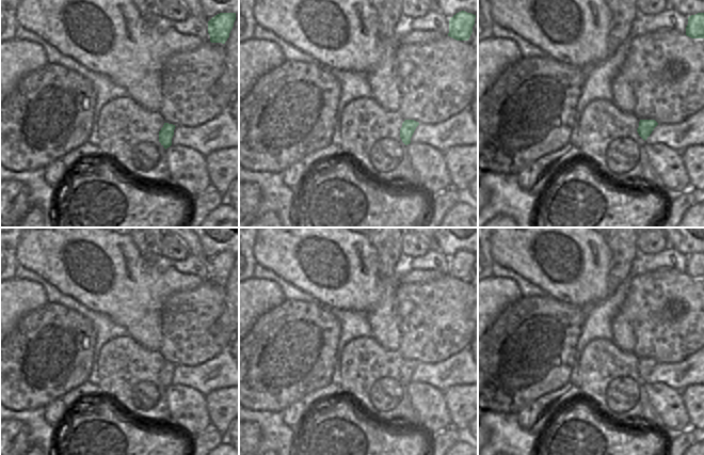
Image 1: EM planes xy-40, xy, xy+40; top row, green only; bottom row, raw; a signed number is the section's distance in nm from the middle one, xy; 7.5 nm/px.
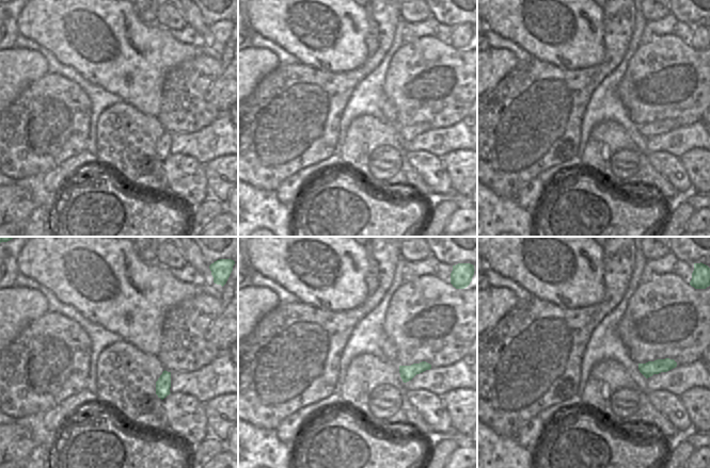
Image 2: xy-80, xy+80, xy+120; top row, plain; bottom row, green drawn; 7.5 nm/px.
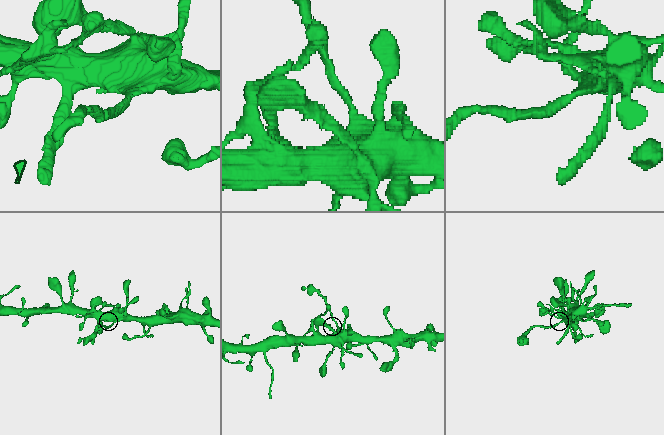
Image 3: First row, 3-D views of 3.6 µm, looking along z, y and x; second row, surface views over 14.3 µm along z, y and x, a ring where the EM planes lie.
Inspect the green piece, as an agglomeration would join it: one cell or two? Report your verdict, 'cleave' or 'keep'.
cleave

